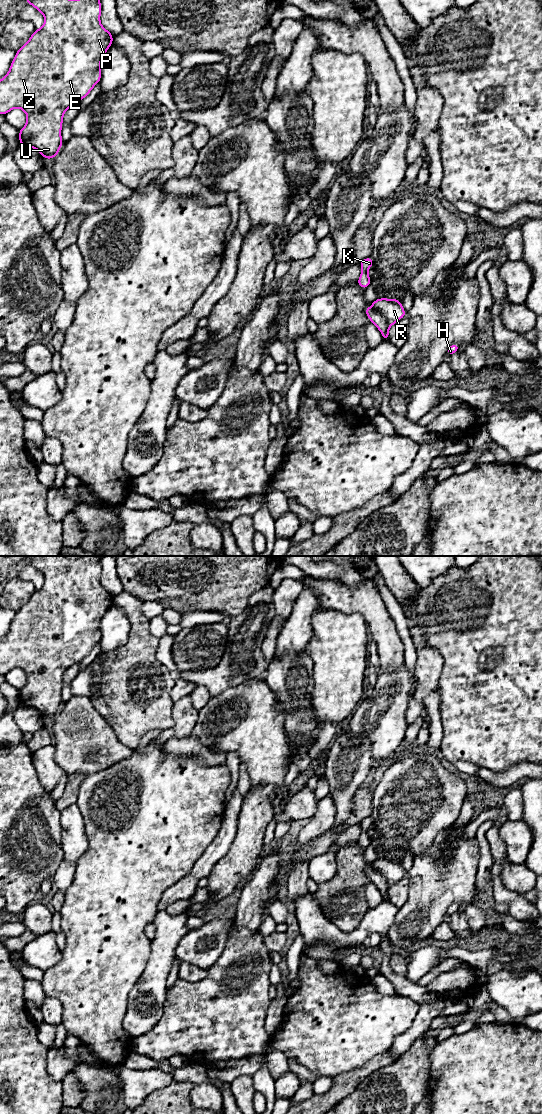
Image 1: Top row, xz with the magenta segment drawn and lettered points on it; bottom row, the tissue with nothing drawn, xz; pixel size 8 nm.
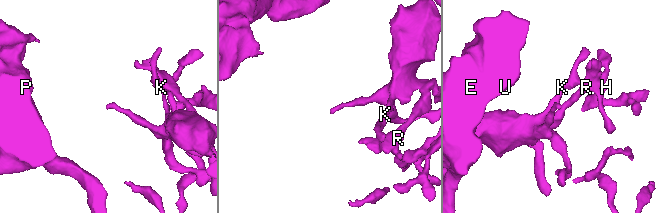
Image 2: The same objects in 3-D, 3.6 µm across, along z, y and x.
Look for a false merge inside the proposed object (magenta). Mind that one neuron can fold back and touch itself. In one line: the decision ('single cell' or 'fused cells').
fused cells

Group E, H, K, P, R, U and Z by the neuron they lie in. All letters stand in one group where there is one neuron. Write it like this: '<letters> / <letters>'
E H K P U Z / R

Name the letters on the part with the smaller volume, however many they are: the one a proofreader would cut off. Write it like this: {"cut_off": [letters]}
{"cut_off": ["R"]}

